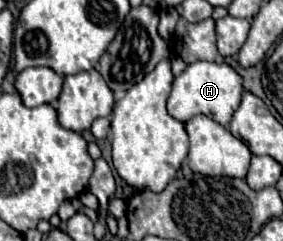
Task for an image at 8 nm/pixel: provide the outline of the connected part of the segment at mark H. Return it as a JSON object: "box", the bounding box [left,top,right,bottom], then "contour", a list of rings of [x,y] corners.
{"box":[168,62,242,126],"contour":[[[194,62],[188,64],[186,70],[174,78],[172,92],[168,96],[168,114],[174,116],[178,122],[188,122],[192,116],[206,114],[214,118],[214,122],[226,126],[240,106],[242,94],[242,78],[228,66],[218,62]]]}

